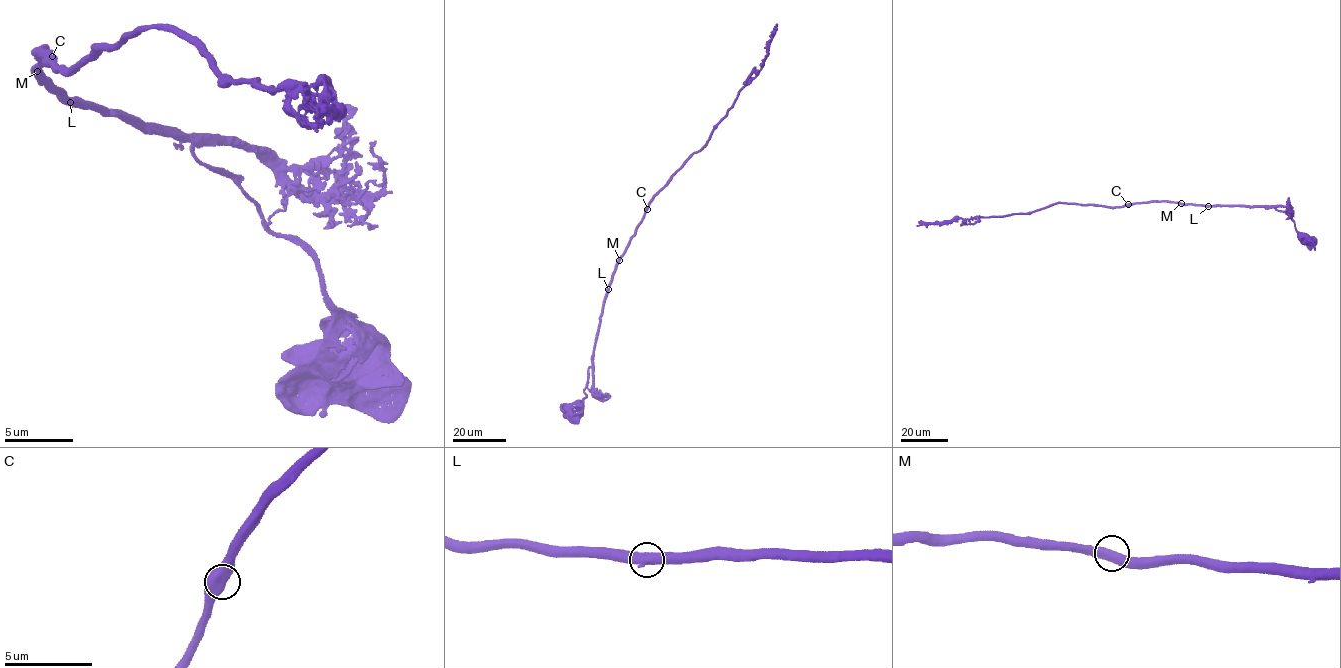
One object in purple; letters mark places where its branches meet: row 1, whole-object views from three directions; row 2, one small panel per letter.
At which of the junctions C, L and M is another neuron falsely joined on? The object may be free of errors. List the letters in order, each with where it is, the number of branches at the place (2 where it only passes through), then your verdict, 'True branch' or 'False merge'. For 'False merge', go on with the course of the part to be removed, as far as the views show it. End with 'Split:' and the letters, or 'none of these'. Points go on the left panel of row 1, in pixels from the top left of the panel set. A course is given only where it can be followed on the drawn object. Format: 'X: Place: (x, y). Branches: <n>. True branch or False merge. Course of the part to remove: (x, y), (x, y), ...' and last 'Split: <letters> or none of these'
C: Place: (52, 56). Branches: 2. True branch
L: Place: (70, 102). Branches: 2. True branch
M: Place: (37, 71). Branches: 2. True branch
Split: none of these

